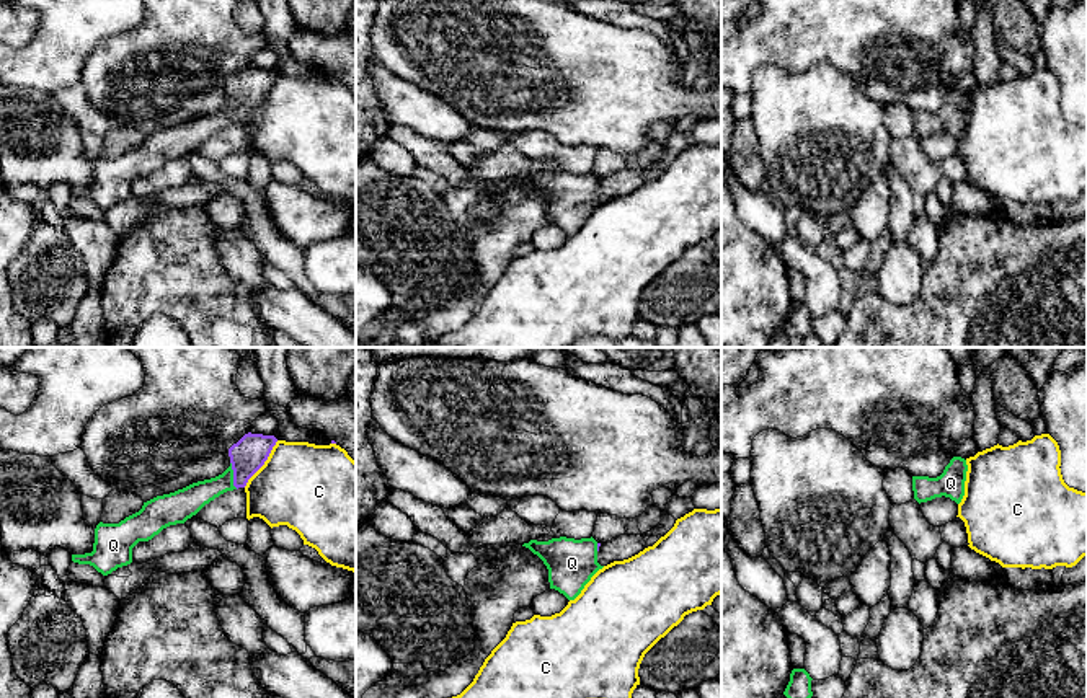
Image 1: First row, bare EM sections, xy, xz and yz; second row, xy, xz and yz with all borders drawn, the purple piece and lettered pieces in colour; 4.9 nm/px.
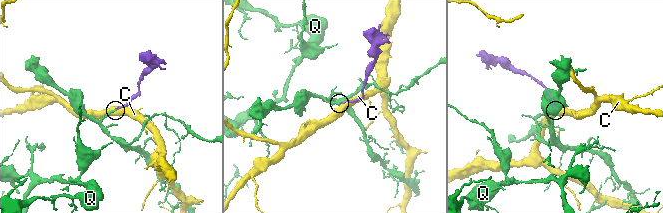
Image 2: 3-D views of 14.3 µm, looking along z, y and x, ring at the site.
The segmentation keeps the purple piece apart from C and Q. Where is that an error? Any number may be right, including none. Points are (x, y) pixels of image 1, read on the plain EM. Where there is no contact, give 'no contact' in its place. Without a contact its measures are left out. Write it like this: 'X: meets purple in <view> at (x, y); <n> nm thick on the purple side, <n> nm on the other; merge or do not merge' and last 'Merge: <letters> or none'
C: meets purple in xy at (263, 98); 170 nm thick on the purple side, 420 nm on the other; do not merge
Q: meets purple in xy at (234, 110); 170 nm thick on the purple side, 140 nm on the other; merge
Merge: Q

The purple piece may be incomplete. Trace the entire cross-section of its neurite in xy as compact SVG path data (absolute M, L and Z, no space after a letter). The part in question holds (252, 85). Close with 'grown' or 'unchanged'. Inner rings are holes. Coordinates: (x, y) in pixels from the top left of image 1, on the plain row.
M245 68L228 83L230 101L222 109L157 130L119 158L100 157L95 163L93 186L72 189L72 196L90 199L103 210L131 199L132 183L139 176L152 174L170 160L184 158L220 129L245 122L264 99L276 77L274 70Z; grown

